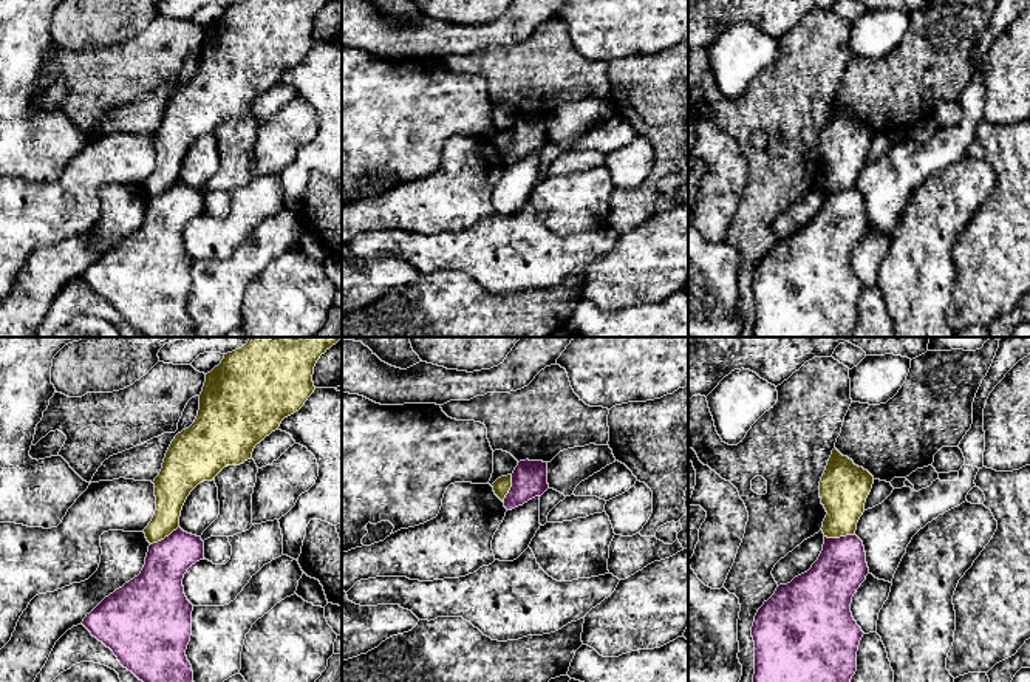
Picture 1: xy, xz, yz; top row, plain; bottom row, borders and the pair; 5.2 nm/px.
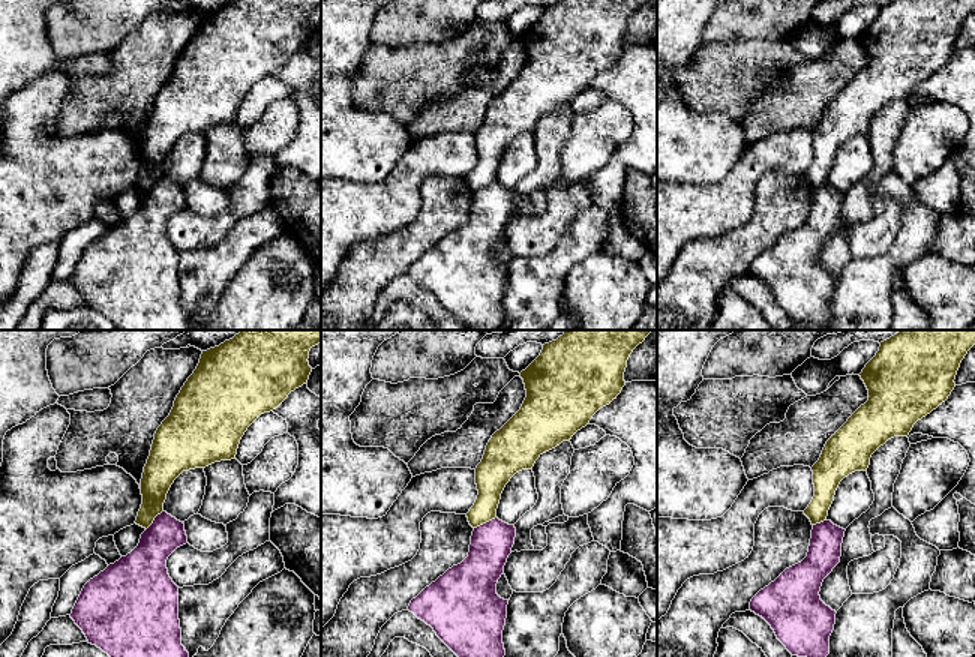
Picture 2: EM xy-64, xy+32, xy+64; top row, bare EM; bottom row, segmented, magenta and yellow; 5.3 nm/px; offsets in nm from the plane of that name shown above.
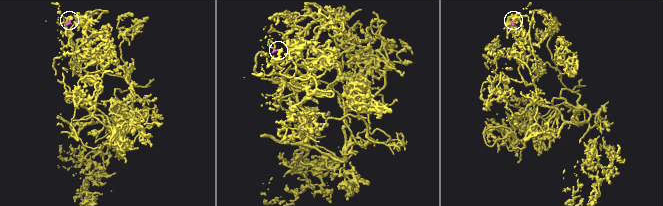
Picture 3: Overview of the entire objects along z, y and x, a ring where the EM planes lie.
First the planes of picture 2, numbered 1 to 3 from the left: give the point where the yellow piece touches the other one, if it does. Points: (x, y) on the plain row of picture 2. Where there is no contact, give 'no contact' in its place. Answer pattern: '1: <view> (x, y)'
1: xy-64 (153, 185)
2: xy+32 (486, 186)
3: xy+64 (821, 186)

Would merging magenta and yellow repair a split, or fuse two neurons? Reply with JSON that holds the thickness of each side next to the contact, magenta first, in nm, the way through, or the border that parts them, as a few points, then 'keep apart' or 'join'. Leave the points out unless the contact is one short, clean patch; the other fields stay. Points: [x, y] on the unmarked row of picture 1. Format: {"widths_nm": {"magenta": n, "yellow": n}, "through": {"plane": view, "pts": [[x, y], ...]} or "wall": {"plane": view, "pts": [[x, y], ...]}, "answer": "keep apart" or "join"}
{"widths_nm": {"magenta": 260, "yellow": 260}, "wall": {"plane": "yz", "pts": [[854, 187], [825, 190]]}, "answer": "keep apart"}

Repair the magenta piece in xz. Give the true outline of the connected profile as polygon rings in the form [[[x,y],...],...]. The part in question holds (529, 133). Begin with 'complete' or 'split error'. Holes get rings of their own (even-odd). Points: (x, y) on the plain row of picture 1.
complete | [[[520,114],[512,127],[512,141],[503,155],[504,161],[512,164],[535,150],[541,150],[547,142],[547,116]]]

